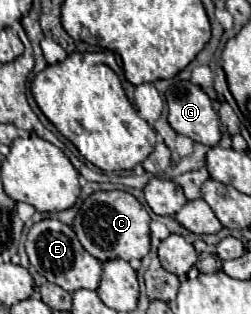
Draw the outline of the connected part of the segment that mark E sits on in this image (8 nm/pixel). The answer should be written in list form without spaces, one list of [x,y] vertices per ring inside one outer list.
[[[43,219],[39,223],[35,223],[29,229],[27,241],[25,241],[25,249],[29,255],[31,265],[51,283],[57,283],[59,287],[63,287],[65,291],[73,293],[77,289],[97,289],[99,281],[101,281],[101,263],[89,255],[83,245],[79,243],[75,231],[57,221],[57,219]]]

